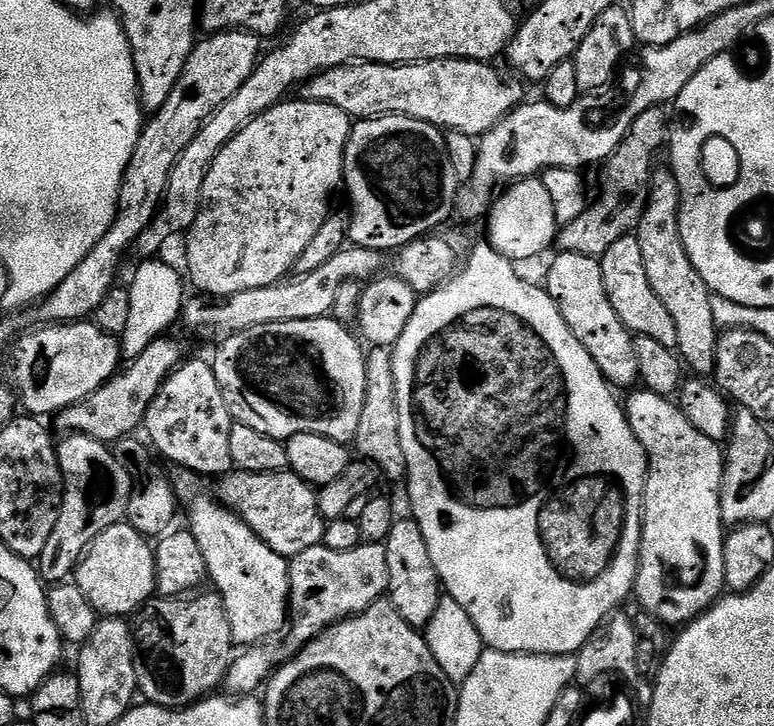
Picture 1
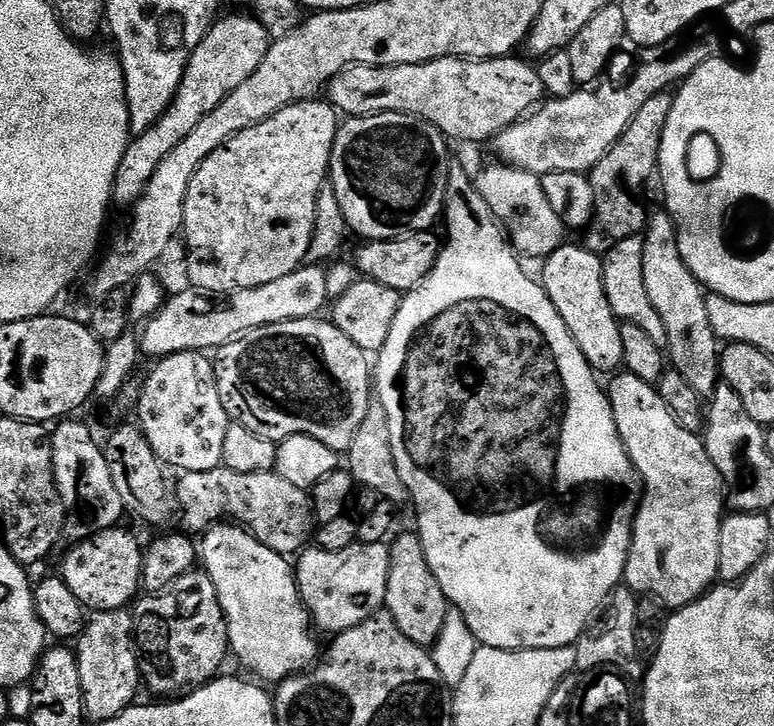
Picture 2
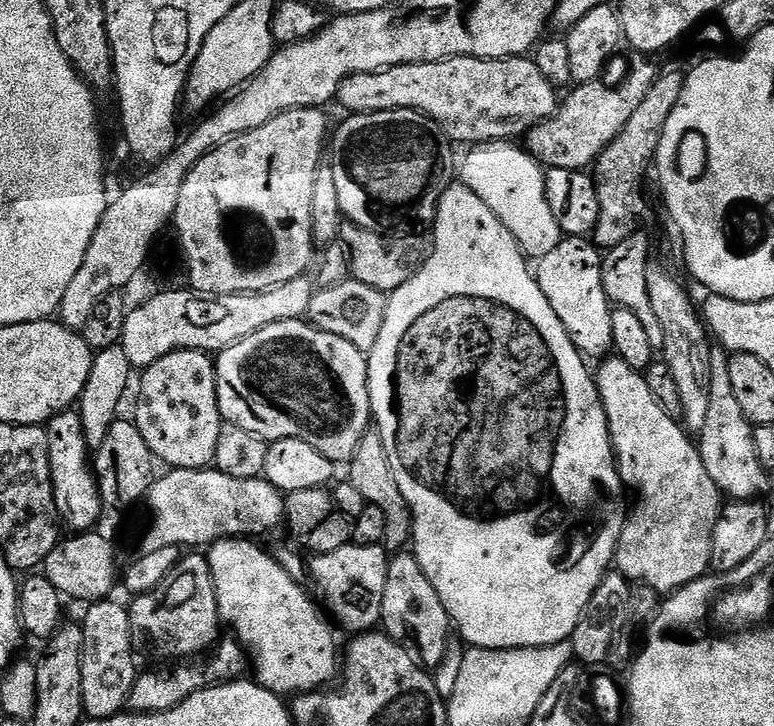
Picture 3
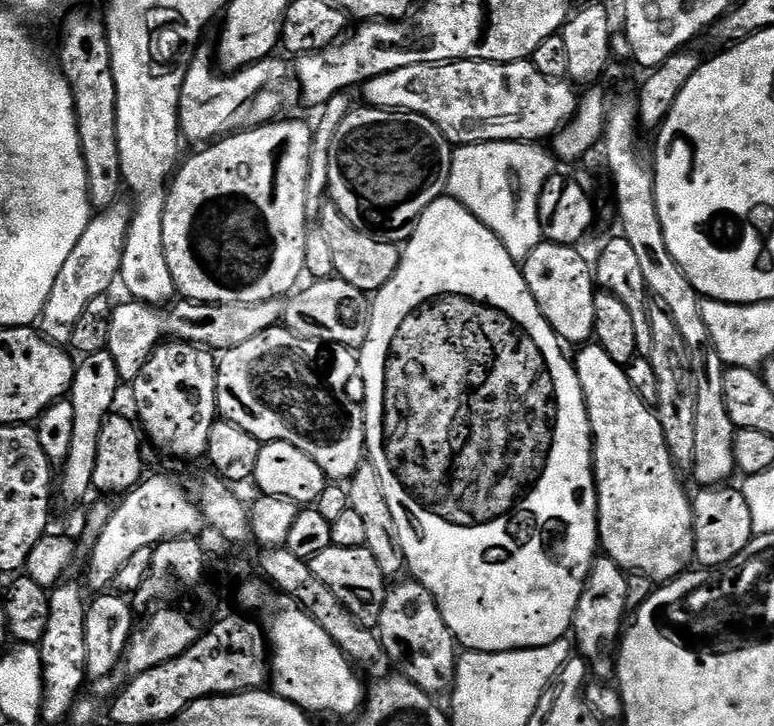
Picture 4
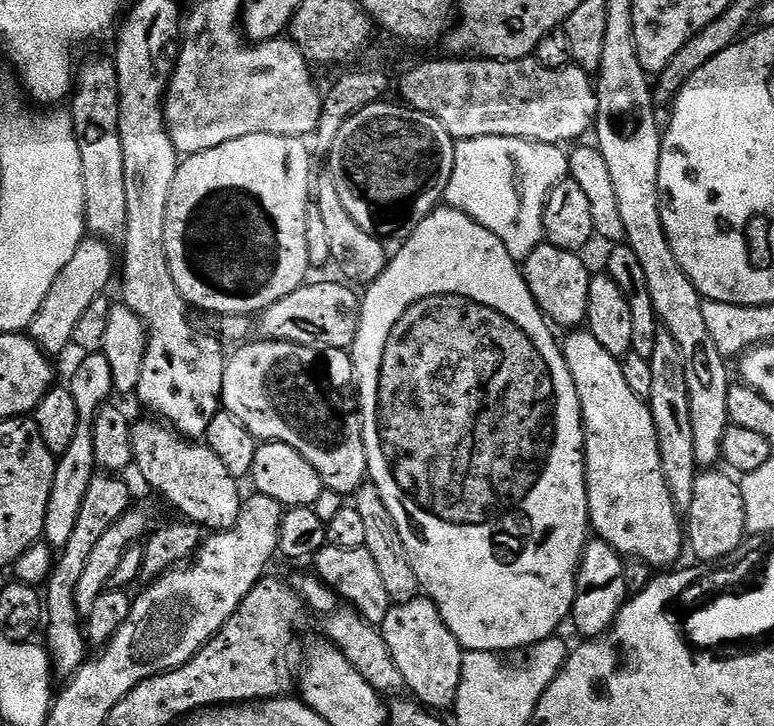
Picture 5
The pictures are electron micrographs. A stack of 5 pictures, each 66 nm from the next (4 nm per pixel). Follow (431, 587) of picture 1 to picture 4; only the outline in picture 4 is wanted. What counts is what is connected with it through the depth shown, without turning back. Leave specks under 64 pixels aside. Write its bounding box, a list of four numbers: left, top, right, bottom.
[378,578,457,694]

